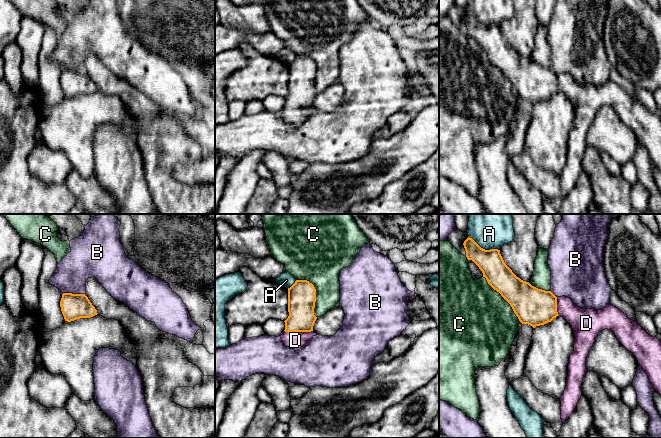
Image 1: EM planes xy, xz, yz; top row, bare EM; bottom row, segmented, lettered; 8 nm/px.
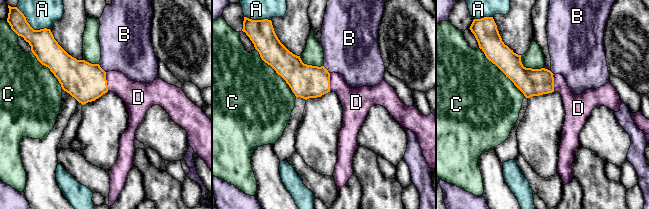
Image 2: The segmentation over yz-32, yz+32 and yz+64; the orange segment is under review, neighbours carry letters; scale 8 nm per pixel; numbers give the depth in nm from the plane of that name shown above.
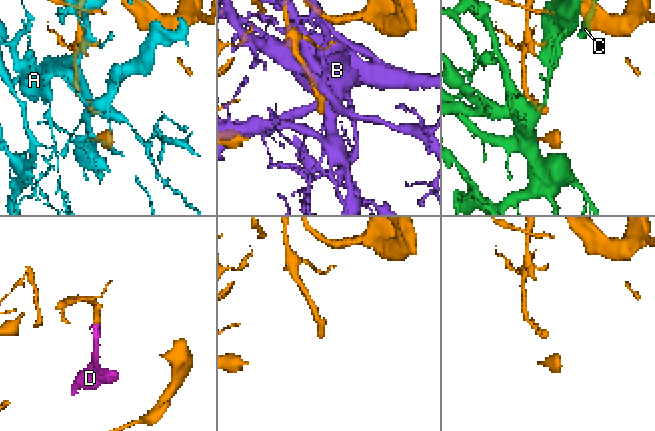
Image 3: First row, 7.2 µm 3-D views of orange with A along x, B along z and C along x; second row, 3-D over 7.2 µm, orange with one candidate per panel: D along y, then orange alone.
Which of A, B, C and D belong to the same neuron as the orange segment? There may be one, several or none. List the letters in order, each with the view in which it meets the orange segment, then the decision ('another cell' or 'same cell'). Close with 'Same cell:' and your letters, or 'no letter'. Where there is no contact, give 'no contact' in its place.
A: yz | another cell
B: xy | another cell
C: xz | another cell
D: xz | same cell
Same cell: D

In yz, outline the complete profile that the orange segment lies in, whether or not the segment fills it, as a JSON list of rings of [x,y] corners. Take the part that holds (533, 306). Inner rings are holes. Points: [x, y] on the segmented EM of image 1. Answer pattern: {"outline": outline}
{"outline": [[[468,237],[464,243],[466,257],[472,260],[482,271],[488,284],[510,304],[514,313],[522,324],[535,328],[551,322],[557,316],[563,317],[574,332],[574,351],[570,355],[568,375],[564,393],[560,398],[561,419],[564,423],[575,410],[582,396],[582,381],[586,368],[586,358],[600,331],[611,330],[618,341],[636,357],[638,364],[646,372],[653,388],[661,395],[661,342],[657,337],[650,336],[639,324],[630,320],[626,314],[609,304],[601,310],[581,309],[568,297],[556,297],[551,291],[545,291],[521,280],[504,262],[500,250],[481,248],[472,238]]]}

